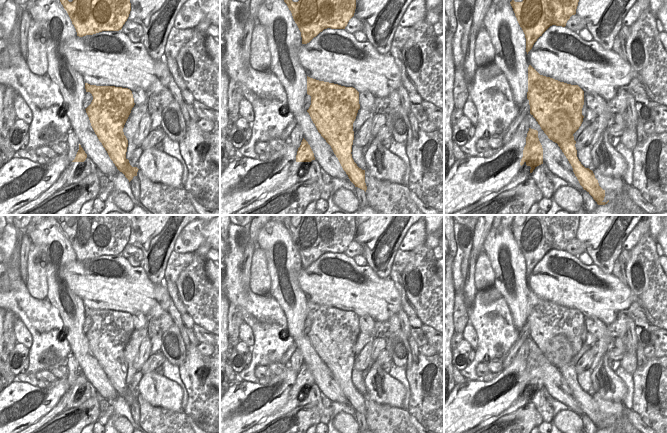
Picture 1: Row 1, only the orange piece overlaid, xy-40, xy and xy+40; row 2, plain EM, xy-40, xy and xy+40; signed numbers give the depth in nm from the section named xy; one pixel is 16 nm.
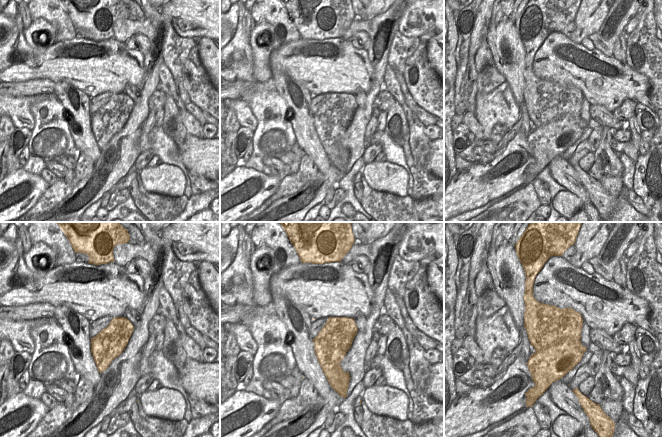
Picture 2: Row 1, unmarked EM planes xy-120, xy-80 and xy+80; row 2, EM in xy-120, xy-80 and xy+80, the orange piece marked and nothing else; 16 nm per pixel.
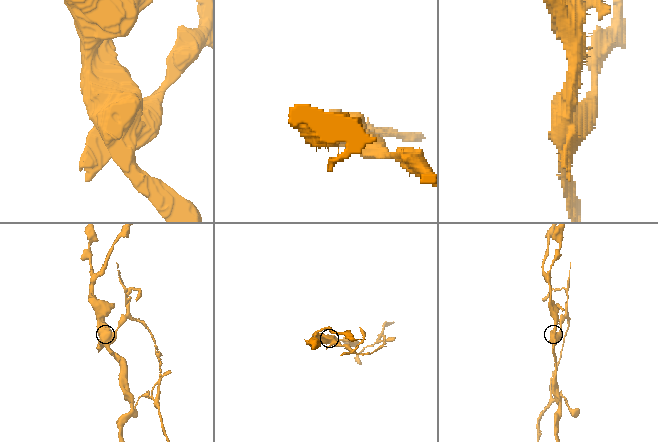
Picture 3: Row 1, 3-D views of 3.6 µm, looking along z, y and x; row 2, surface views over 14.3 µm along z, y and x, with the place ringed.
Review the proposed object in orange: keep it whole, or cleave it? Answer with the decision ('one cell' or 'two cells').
two cells

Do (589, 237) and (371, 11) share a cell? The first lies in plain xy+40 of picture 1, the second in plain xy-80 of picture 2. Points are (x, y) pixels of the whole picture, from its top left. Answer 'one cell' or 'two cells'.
one cell

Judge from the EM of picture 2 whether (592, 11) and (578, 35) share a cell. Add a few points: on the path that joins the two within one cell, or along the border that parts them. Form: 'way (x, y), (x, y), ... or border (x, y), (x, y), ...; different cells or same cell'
way (589, 17), (582, 29); same cell

